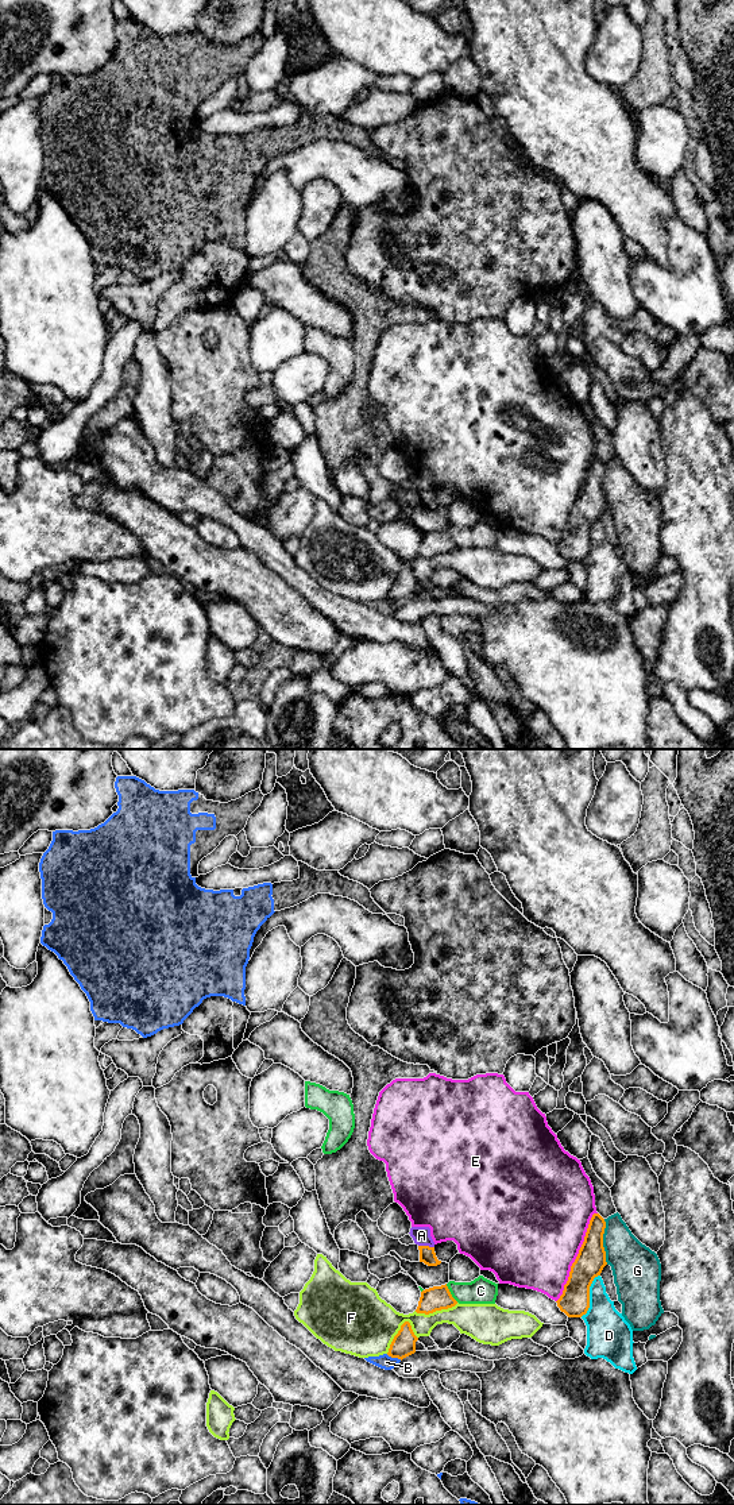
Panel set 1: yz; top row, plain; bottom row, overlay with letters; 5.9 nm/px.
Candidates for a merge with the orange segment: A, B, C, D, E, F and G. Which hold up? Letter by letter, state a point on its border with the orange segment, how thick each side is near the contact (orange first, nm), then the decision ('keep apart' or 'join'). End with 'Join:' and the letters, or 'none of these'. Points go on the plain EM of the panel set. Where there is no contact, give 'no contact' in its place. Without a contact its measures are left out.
A: yz (427, 490) | 100/110 nm | keep apart
B: yz (394, 601) | 140/90 nm | keep apart
C: yz (449, 537) | 140/160 nm | keep apart
D: yz (588, 540) | 180/260 nm | keep apart
E: yz (576, 501) | 170/500 nm | keep apart
F: yz (394, 581) | 140/400 nm | keep apart
G: yz (602, 486) | 170/280 nm | keep apart
Join: none of these

